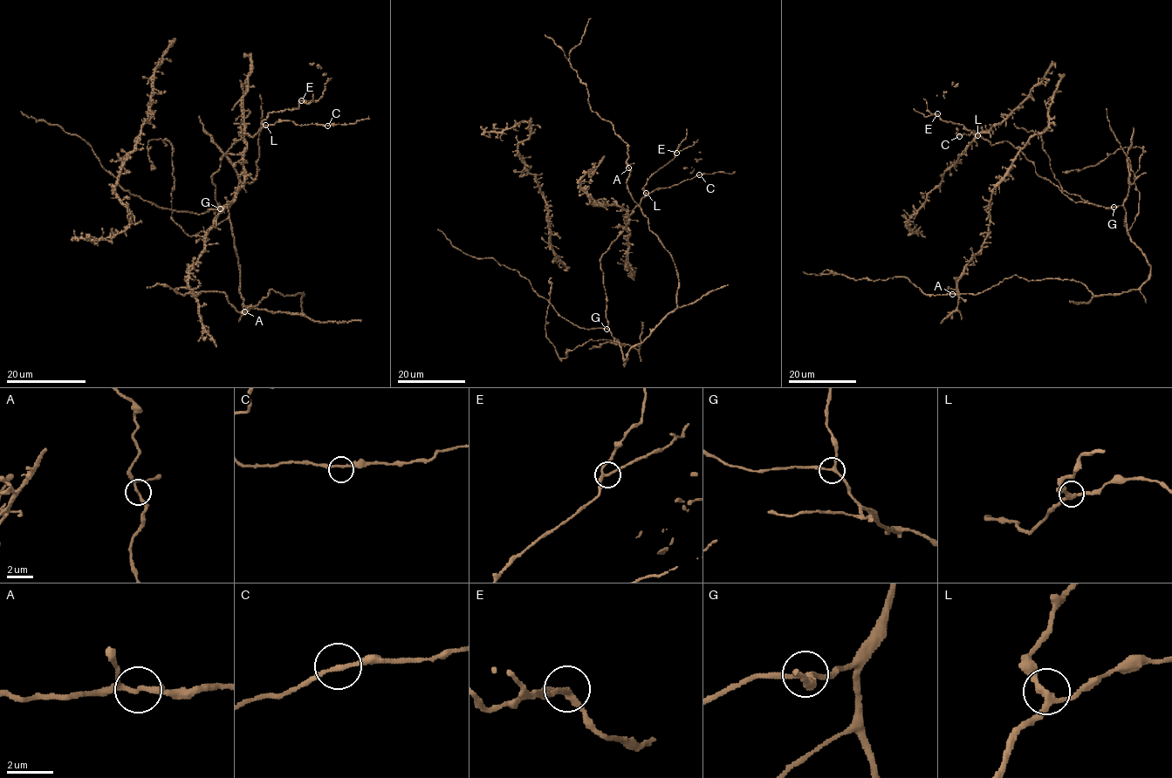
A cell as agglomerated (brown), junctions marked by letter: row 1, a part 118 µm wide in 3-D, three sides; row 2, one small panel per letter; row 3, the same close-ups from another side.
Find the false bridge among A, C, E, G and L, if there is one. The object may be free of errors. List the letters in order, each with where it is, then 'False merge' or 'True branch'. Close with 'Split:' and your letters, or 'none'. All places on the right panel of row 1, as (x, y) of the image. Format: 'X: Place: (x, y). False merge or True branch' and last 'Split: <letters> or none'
A: Place: (952, 294). True branch
C: Place: (959, 136). True branch
E: Place: (937, 113). True branch
G: Place: (1113, 207). True branch
L: Place: (977, 135). True branch
Split: none

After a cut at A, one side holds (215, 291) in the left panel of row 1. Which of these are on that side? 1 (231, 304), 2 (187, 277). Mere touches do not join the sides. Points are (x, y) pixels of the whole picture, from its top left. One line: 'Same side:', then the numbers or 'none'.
Same side: 1

